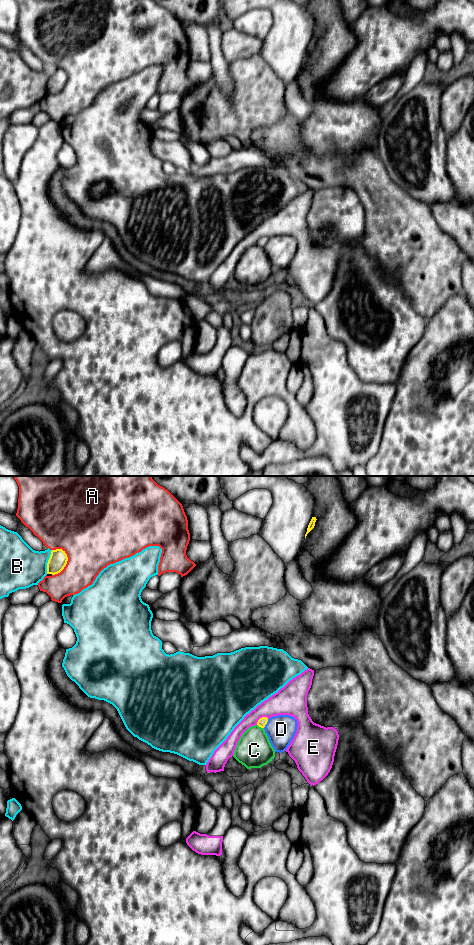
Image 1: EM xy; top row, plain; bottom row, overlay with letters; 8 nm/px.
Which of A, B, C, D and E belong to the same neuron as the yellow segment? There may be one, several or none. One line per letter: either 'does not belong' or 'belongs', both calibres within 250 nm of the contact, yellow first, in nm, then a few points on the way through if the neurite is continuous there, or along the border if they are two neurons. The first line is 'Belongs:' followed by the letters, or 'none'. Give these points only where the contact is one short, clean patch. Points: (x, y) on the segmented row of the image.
Belongs: none
A: does not belong; 150 nm thick on the yellow side, 420 nm on the other
B: does not belong; 150 nm thick on the yellow side, 340 nm on the other
C: does not belong; 70 nm thick on the yellow side, 280 nm on the other
D: does not belong; 70 nm thick on the yellow side, 240 nm on the other
E: does not belong; 70 nm thick on the yellow side, 220 nm on the other; border along xy (268, 718), (261, 717), (256, 724)

